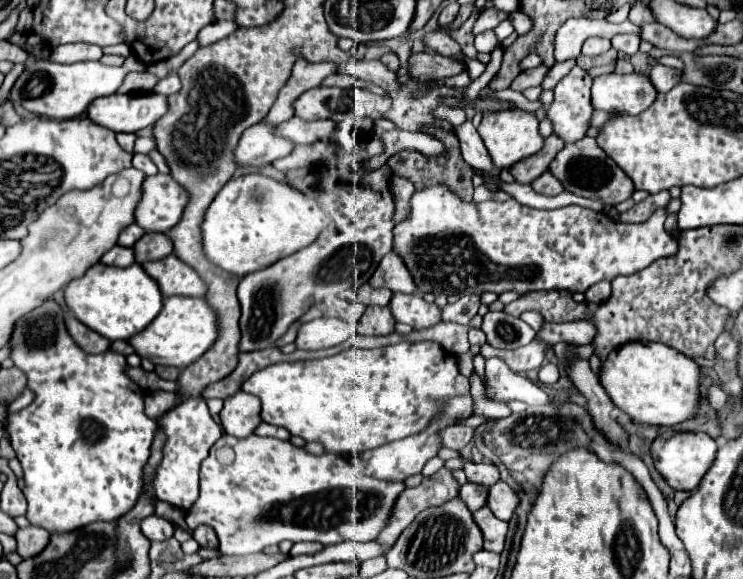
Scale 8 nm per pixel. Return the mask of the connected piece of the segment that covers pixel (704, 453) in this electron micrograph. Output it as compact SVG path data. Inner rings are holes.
M661 433L651 443L651 457L655 469L663 475L663 479L677 491L693 491L697 483L703 479L705 471L709 471L717 453L717 443L707 433Z

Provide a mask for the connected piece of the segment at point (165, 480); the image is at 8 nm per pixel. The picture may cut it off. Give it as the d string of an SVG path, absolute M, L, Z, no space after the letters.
M201 397L189 399L177 409L165 413L159 419L159 427L163 429L163 433L167 433L167 443L163 447L163 461L155 477L155 493L157 499L187 511L199 497L199 465L207 457L211 445L223 435L223 431L209 415L205 399Z

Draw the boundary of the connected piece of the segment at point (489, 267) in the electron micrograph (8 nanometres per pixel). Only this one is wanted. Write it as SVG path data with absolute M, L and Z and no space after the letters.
M429 187L425 191L417 191L411 199L411 215L409 219L401 221L393 233L395 233L395 243L393 249L403 257L405 265L409 267L419 291L423 293L445 293L445 295L471 295L471 293L485 293L485 291L495 291L495 293L503 293L503 291L517 291L517 293L529 293L529 291L543 291L543 289L567 289L571 293L585 293L591 285L599 283L599 281L613 281L617 275L633 275L641 269L645 269L647 265L651 265L655 259L661 257L671 257L677 253L677 241L669 237L669 233L665 231L663 223L665 223L667 211L655 211L645 223L639 225L623 225L613 221L611 217L607 217L605 213L595 213L591 209L583 209L577 205L571 207L563 207L563 209L555 209L555 211L539 211L539 209L531 209L525 207L521 203L517 203L515 199L509 199L505 203L499 201L487 201L481 205L473 205L473 203L463 203L461 199L457 199L457 195L453 195L447 187Z

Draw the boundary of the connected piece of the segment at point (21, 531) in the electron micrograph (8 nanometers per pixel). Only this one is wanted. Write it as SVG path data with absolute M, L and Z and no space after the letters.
M39 527L19 528L15 535L16 551L23 559L31 559L33 555L37 557L49 545L49 537L51 535Z

